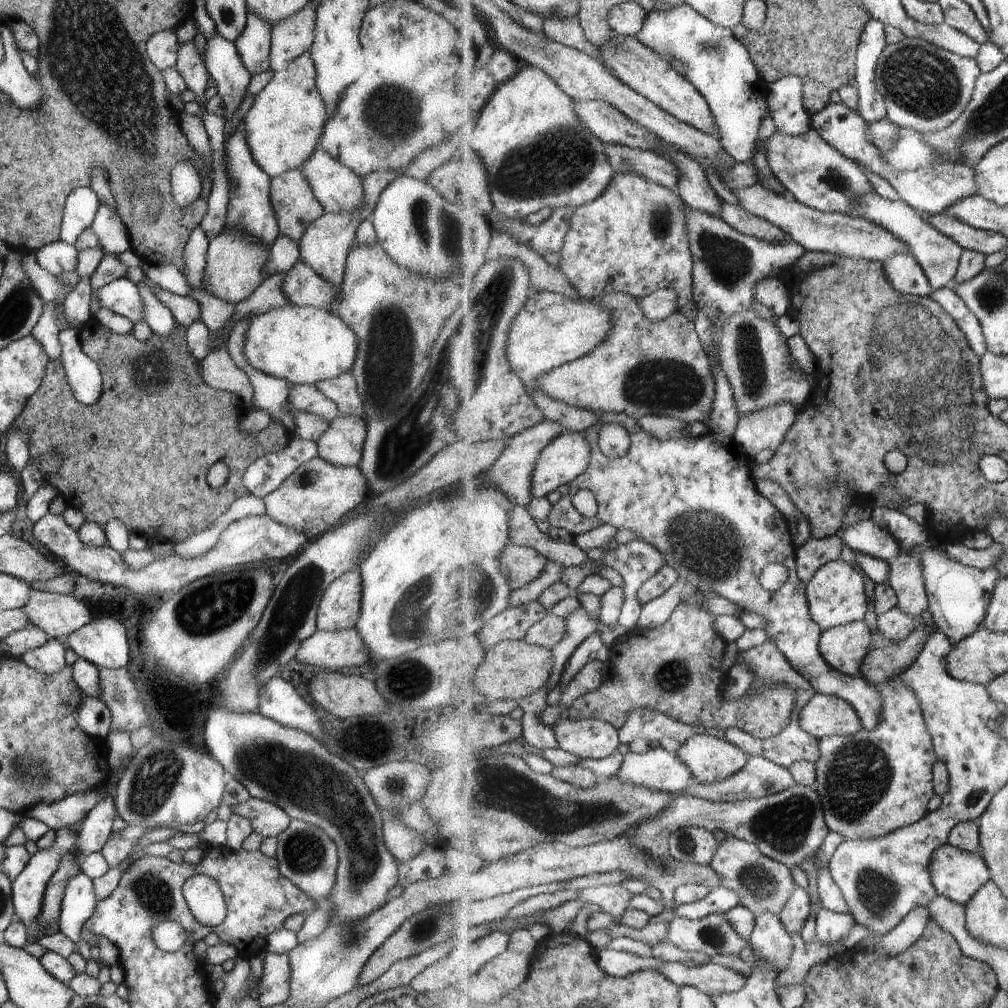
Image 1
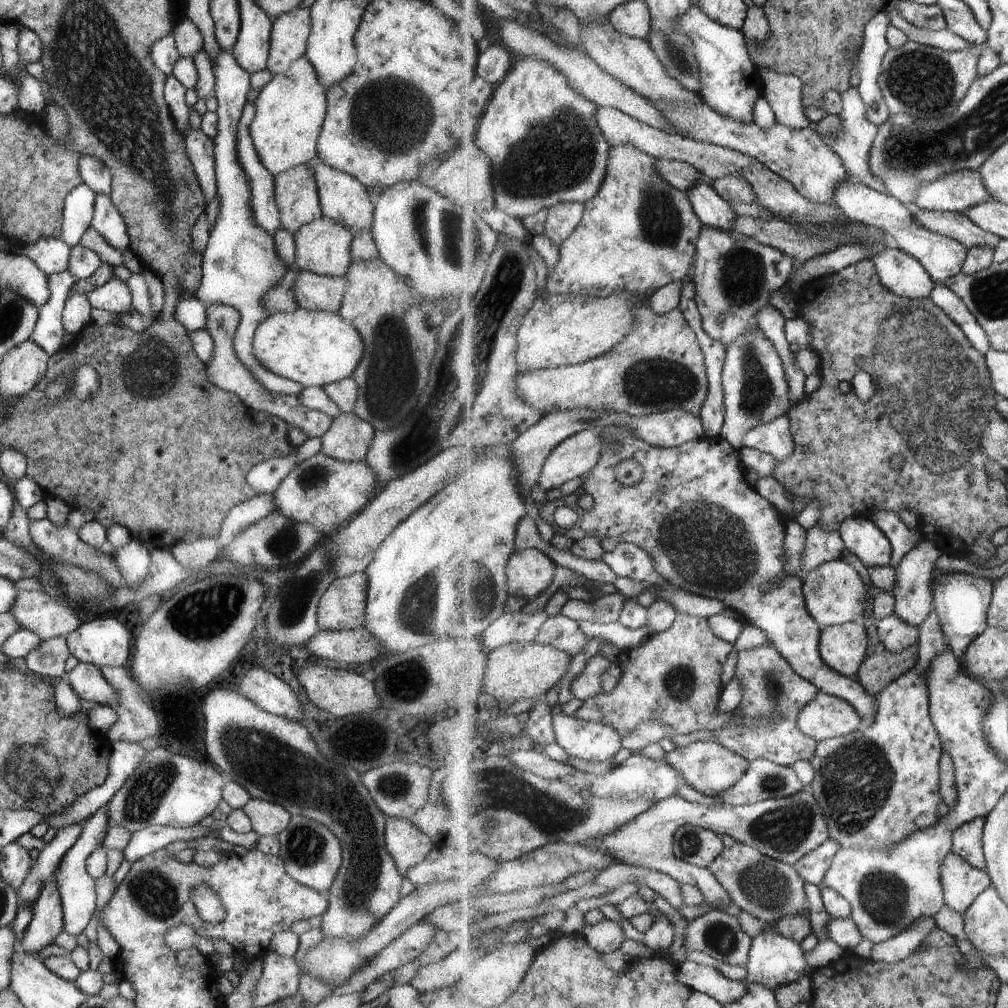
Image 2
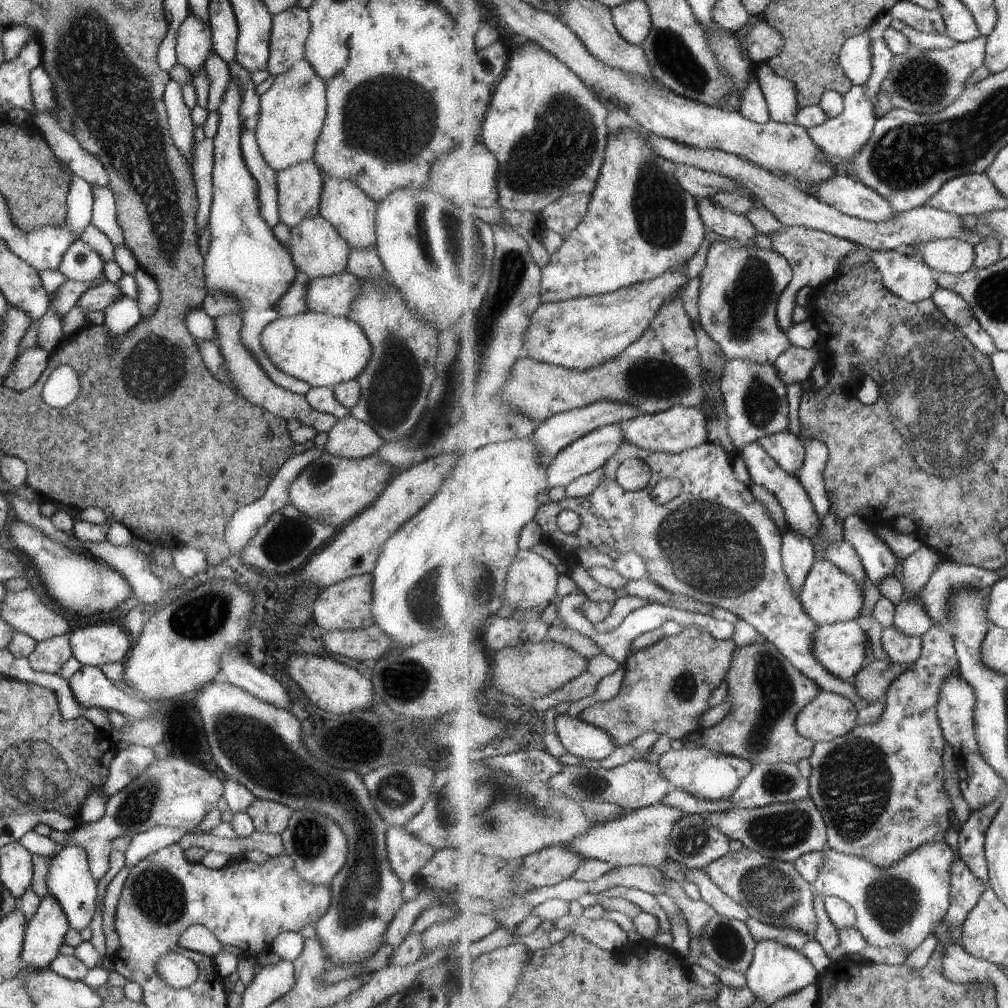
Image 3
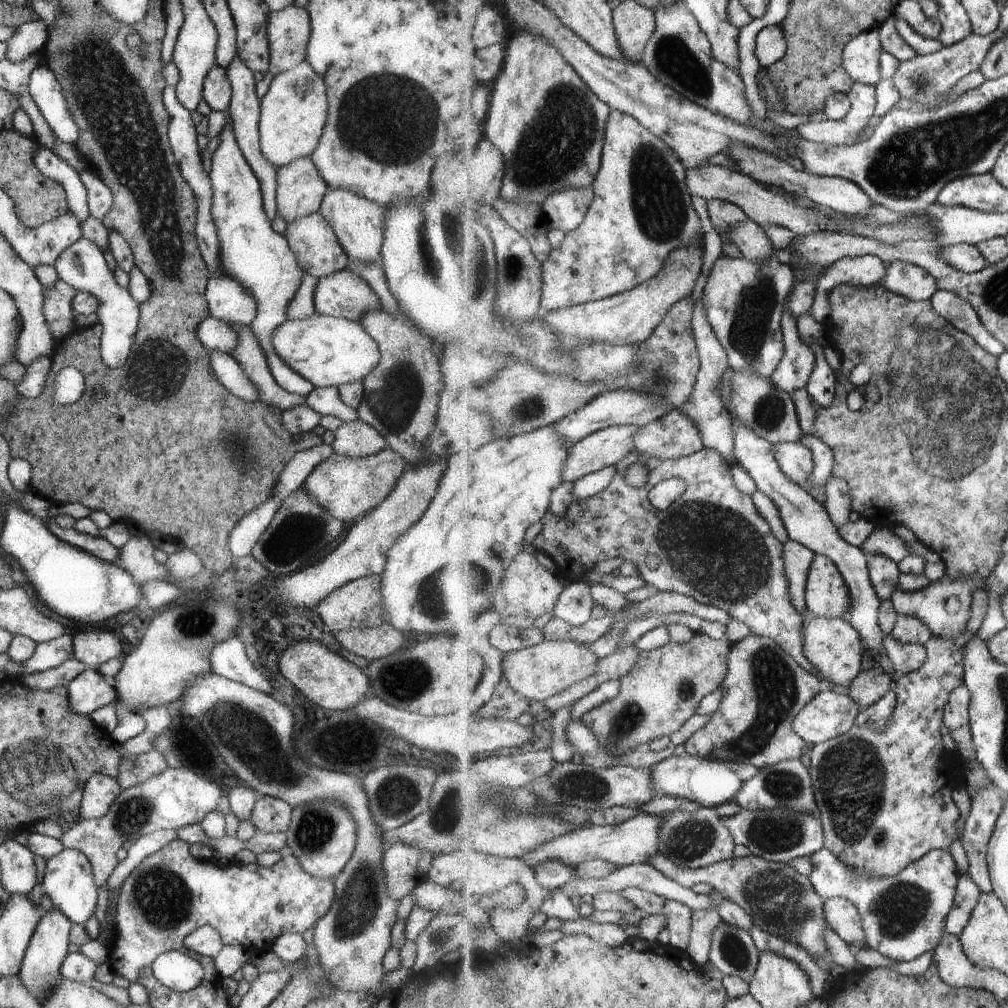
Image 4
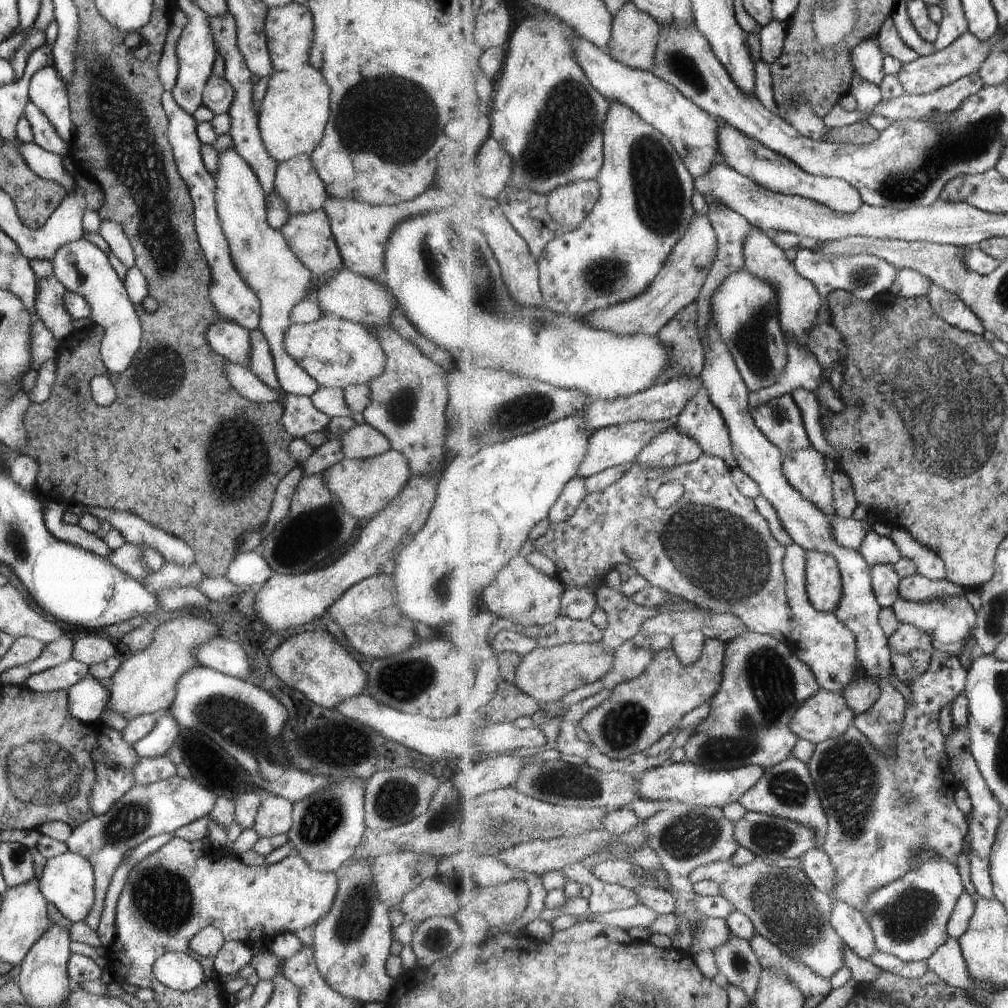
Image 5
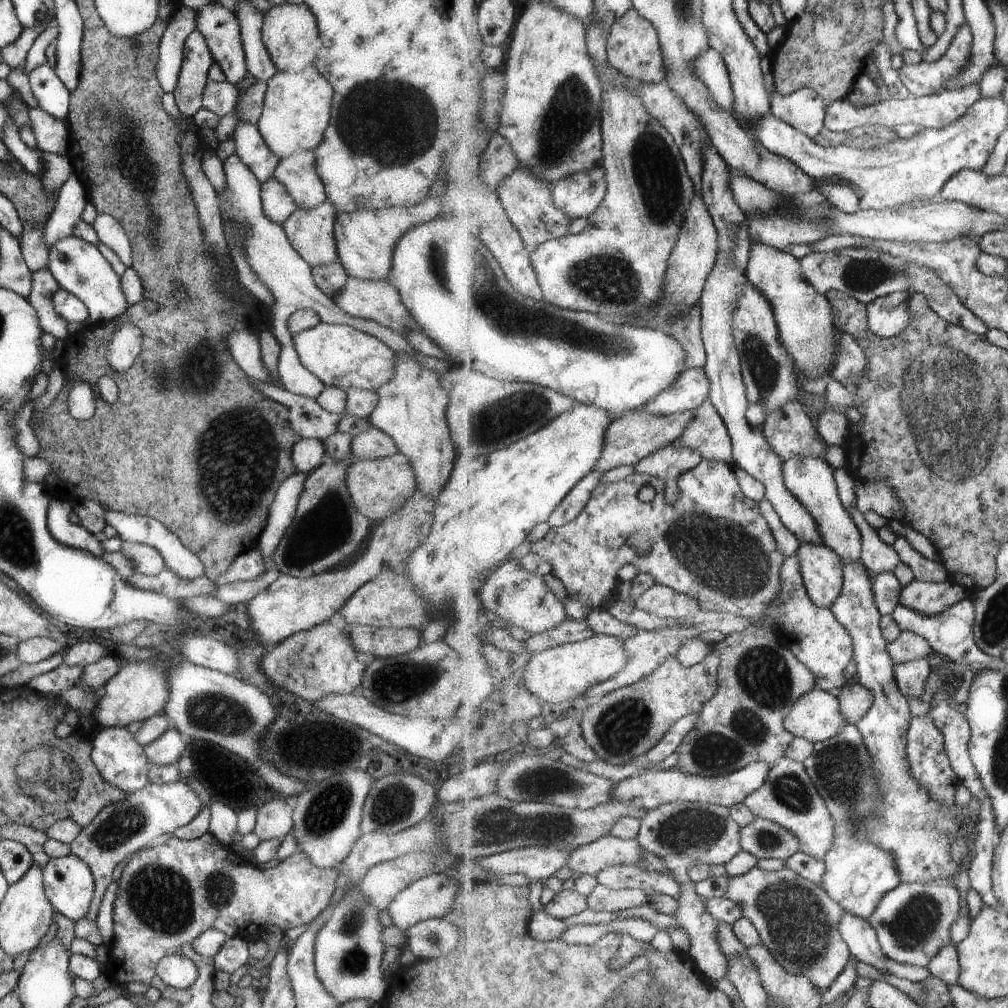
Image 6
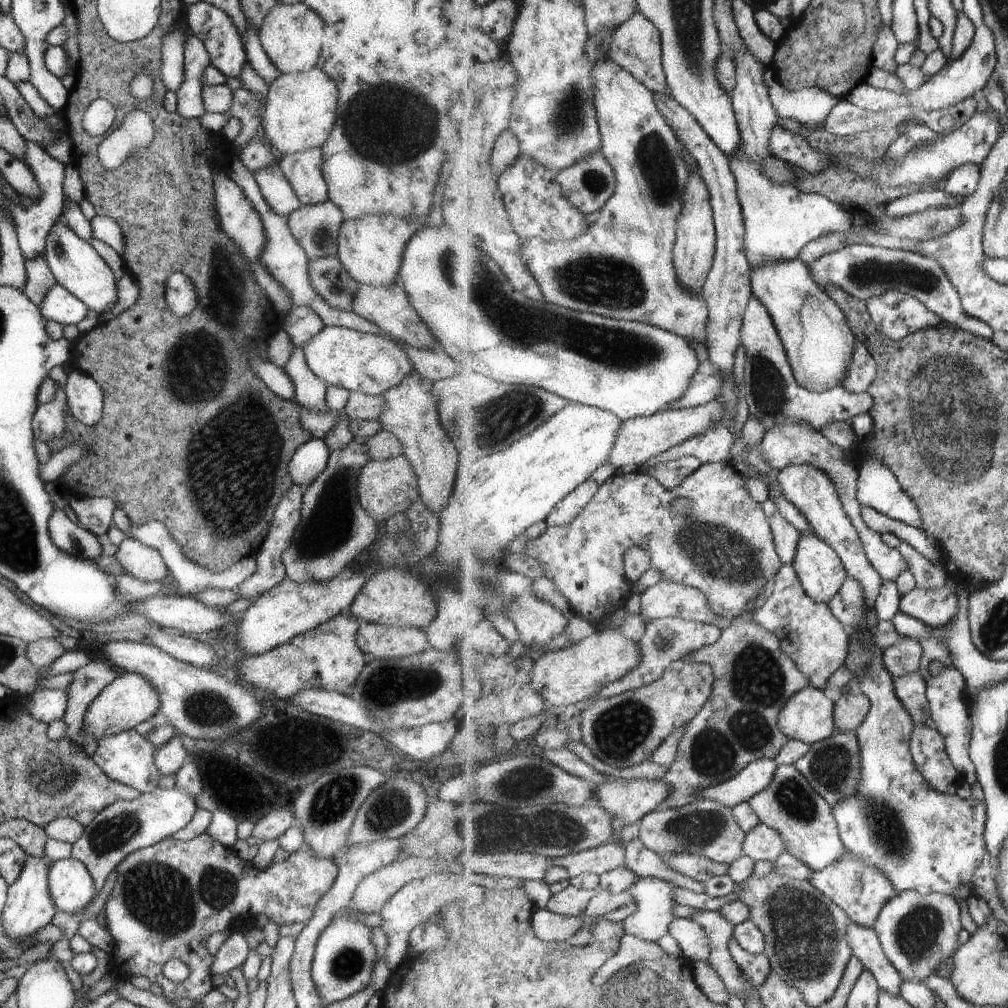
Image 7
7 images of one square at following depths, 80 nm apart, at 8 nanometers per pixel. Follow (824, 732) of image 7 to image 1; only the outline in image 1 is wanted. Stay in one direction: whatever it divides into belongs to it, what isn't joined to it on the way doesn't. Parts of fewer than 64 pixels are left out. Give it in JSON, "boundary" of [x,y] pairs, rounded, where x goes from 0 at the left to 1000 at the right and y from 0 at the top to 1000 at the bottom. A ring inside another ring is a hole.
{"boundary":[[[811,688],[794,708],[799,726],[813,734],[825,730],[842,730],[857,723],[853,707],[841,695],[831,690]]]}

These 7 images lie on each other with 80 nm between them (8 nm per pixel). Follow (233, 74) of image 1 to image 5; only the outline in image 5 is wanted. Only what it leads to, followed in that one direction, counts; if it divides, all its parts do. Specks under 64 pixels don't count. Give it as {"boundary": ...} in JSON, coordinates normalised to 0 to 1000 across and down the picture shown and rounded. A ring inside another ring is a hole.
{"boundary":[[[230,144],[215,153],[215,169],[211,171],[213,210],[226,243],[227,256],[241,281],[257,298],[257,323],[261,331],[271,365],[280,389],[307,394],[317,385],[303,367],[295,363],[291,355],[283,351],[281,333],[288,321],[289,306],[311,290],[311,273],[291,253],[277,227],[267,224],[264,216],[264,201],[261,188],[245,164]]]}

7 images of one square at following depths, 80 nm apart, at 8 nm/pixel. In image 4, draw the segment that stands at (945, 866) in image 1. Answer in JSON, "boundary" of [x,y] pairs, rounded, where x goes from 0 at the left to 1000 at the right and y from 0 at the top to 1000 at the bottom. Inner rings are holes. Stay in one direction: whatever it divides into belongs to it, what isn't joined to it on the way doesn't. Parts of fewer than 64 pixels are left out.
{"boundary":[[[961,865],[959,868],[952,869],[948,897],[941,907],[938,925],[950,931],[955,928],[964,913],[969,897],[972,896],[974,887],[975,885],[971,882],[971,879],[961,869]]]}

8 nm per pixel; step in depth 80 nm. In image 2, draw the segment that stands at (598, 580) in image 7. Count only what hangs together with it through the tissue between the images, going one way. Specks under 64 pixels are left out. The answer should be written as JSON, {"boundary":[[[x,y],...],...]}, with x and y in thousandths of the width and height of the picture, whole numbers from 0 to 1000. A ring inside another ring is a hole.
{"boundary":[[[601,424],[599,425],[598,437],[600,438],[599,447],[597,448],[596,456],[594,460],[582,470],[578,472],[579,480],[570,490],[556,492],[554,495],[549,497],[543,497],[540,500],[535,500],[534,505],[536,506],[537,516],[545,520],[548,526],[551,529],[557,530],[564,534],[567,538],[572,538],[578,536],[580,533],[592,533],[593,535],[599,534],[612,534],[613,537],[622,536],[623,538],[628,538],[628,540],[634,542],[643,548],[648,555],[650,565],[653,569],[664,579],[678,584],[683,588],[688,588],[688,590],[693,590],[696,592],[701,592],[704,594],[711,594],[715,596],[721,604],[727,604],[731,606],[735,611],[737,611],[739,617],[743,617],[745,620],[749,620],[751,623],[754,623],[759,627],[761,633],[765,639],[783,656],[783,659],[794,668],[796,672],[799,672],[801,675],[806,676],[808,680],[817,688],[834,691],[836,694],[842,695],[842,698],[845,698],[850,706],[853,707],[856,714],[860,718],[864,718],[869,713],[869,706],[872,696],[866,688],[860,687],[860,684],[850,675],[850,673],[842,673],[836,671],[834,668],[831,668],[829,665],[826,665],[821,659],[818,659],[818,656],[814,653],[813,650],[813,633],[816,626],[816,622],[803,609],[802,601],[798,592],[798,577],[796,572],[793,570],[783,570],[779,565],[780,560],[782,559],[781,549],[779,548],[778,538],[781,535],[781,520],[780,514],[775,512],[773,506],[769,502],[751,489],[749,482],[747,482],[747,476],[745,471],[741,466],[737,466],[735,462],[734,448],[717,434],[701,434],[689,438],[677,440],[675,443],[670,443],[667,445],[661,445],[658,443],[651,443],[645,441],[642,438],[636,437],[629,430],[626,430],[621,425],[612,425],[612,424]],[[622,454],[629,454],[634,458],[638,464],[638,474],[635,479],[627,483],[620,483],[618,480],[614,480],[614,476],[610,474],[610,466],[612,462],[622,456]],[[578,490],[584,490],[589,494],[588,504],[580,506],[576,501],[573,501],[573,497]],[[555,502],[564,502],[568,505],[569,508],[573,511],[573,516],[566,525],[559,525],[553,521],[551,518],[551,506]]]}

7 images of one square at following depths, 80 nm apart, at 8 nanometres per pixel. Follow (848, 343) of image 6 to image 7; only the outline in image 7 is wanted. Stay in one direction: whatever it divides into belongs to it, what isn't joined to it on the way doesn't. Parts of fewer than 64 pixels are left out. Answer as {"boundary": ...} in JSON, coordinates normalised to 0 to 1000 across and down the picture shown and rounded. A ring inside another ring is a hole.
{"boundary":[[[850,337],[844,365],[840,367],[840,375],[836,375],[836,383],[846,390],[860,390],[866,377],[870,375],[871,363],[868,355],[860,345]]]}

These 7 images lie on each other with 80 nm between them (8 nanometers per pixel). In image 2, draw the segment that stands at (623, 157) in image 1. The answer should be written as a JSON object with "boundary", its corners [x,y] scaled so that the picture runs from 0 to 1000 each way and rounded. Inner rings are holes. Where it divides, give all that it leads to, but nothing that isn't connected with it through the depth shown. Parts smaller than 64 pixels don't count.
{"boundary":[[[651,158],[651,166],[653,174],[678,190],[685,189],[694,180],[706,181],[688,164],[676,160]]]}

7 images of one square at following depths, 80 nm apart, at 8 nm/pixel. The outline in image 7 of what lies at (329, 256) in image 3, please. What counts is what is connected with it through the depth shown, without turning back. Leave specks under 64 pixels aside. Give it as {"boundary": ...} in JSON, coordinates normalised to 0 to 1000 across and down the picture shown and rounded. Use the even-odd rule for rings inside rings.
{"boundary":[[[324,198],[290,209],[285,213],[285,224],[306,258],[313,258],[333,255],[334,230],[341,217],[338,208]]]}

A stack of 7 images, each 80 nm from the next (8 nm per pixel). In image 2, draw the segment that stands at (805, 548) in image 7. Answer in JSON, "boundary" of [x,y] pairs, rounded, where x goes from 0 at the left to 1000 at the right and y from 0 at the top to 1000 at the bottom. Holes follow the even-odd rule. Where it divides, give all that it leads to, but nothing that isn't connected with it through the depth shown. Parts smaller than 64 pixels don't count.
{"boundary":[[[836,556],[822,557],[803,570],[796,572],[798,577],[798,592],[803,609],[816,622],[835,620],[856,615],[860,599],[860,581],[856,579],[852,567]]]}

